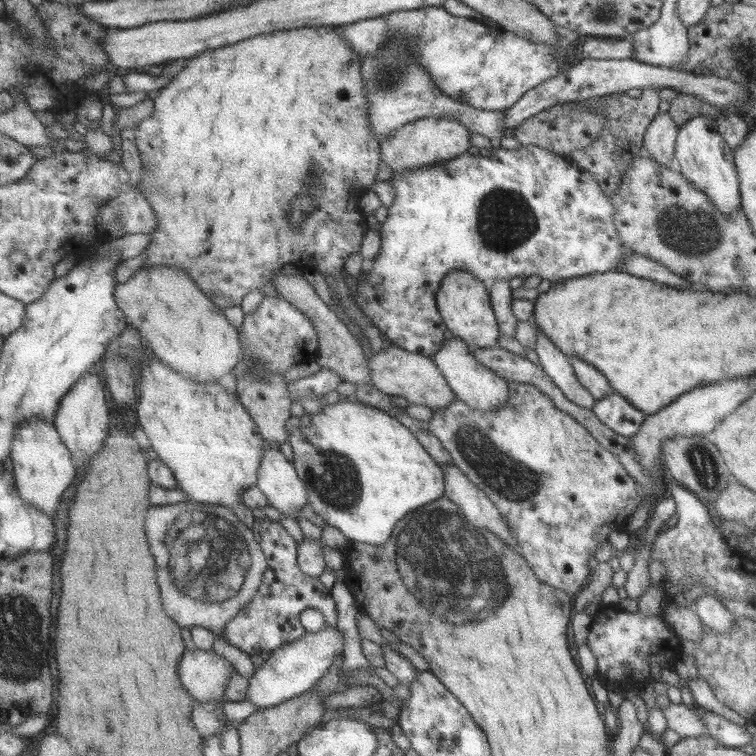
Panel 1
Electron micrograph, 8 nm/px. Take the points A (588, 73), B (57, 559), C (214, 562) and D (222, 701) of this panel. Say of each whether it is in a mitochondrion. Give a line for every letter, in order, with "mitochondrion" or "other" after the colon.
A: other
B: other
C: mitochondrion
D: other

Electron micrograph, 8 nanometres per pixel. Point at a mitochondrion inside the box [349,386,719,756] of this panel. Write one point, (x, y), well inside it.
(454, 572)

